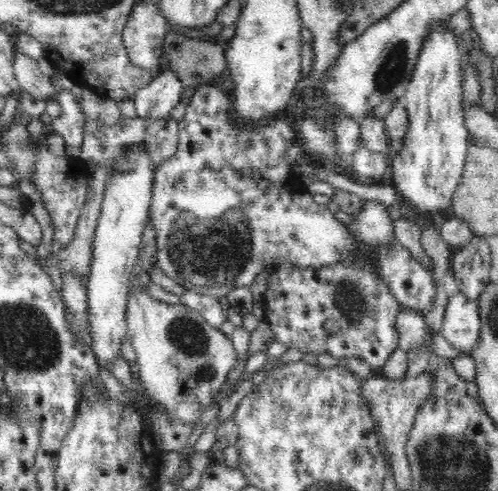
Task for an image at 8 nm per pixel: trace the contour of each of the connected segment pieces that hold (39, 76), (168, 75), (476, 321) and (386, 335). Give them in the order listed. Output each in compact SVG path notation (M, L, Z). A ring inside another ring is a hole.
M18 51L13 61L13 71L20 89L27 91L34 99L47 102L57 94L51 80L39 71L36 59Z
M160 67L150 84L136 90L135 116L142 119L170 118L170 110L181 102L184 89L174 69Z
M454 294L443 316L442 335L462 355L470 355L476 346L481 320L478 302L464 294Z
M344 259L334 264L303 269L292 263L282 263L274 267L270 271L268 288L264 292L263 311L276 340L282 342L287 349L296 348L304 354L328 352L337 359L340 356L358 357L373 368L384 366L388 357L399 346L399 334L395 324L401 308L391 294L390 287L376 272L378 269L372 265L370 259Z

